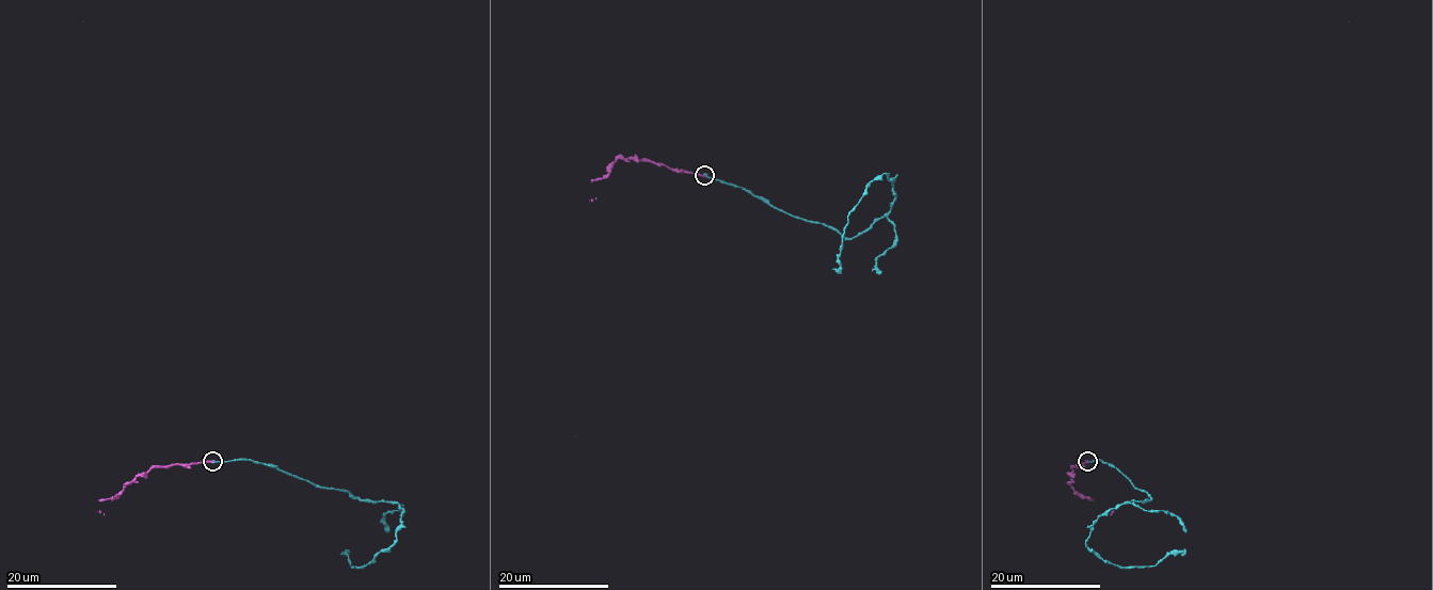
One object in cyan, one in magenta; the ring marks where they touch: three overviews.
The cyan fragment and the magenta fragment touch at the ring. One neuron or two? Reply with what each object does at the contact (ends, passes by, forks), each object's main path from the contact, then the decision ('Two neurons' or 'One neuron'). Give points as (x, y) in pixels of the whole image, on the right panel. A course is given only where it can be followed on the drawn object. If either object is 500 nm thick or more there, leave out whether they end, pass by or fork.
At the ring cyan ends. At the ring magenta ends. Course of cyan: (1087, 461), (1110, 463), (1150, 496), (1107, 510), (1085, 544), (1095, 554), (1127, 567), (1155, 567), (1181, 554). Course of magenta: (1087, 461), (1083, 463), (1348, 21). One neuron

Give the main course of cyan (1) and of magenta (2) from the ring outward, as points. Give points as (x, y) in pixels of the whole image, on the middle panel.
1: (704, 175), (849, 238), (888, 211), (895, 194), (884, 173), (848, 214), (839, 268), (831, 269)
2: (704, 175), (671, 171), (575, 435)

